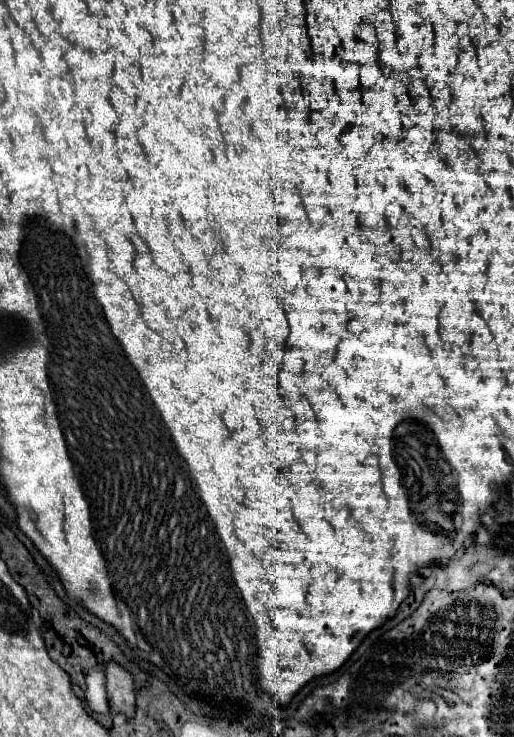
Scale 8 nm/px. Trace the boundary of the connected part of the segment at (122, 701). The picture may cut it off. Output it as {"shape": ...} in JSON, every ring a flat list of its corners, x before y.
{"shape":[[105,663,107,675,107,701,111,713,121,713,129,721,135,717,135,691,133,677,117,663]]}

